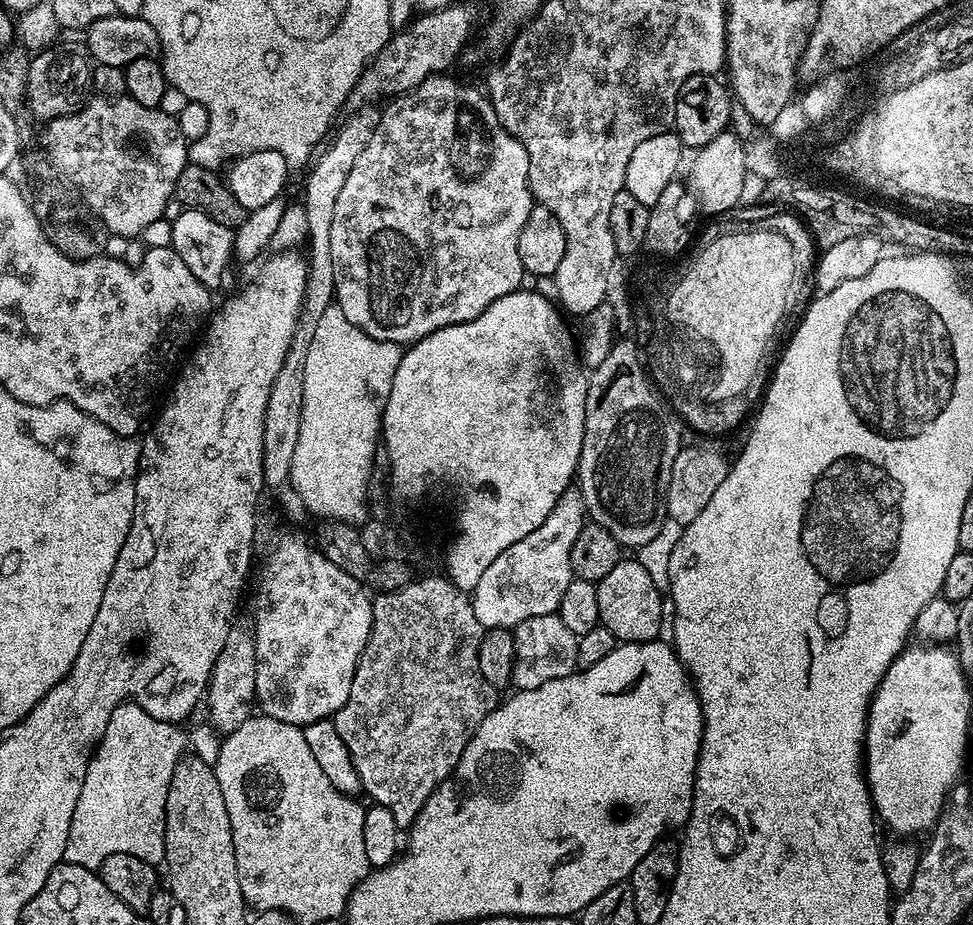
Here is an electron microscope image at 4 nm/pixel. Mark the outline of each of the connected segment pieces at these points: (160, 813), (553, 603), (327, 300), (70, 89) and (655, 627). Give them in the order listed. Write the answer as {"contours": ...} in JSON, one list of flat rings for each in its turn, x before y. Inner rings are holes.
{"contours":[[[131,702,119,704,110,714,106,734,88,763,78,806,74,806,63,863,96,870,110,854,134,854,147,864,164,864,166,794,174,766,188,744,180,728,179,723,154,718]],[[569,486,538,530,526,534,522,542,514,542,510,550,502,550,502,554,494,558,482,578,478,578,478,586,470,593,474,618,478,618,485,630,515,630,522,622,526,622,526,618,559,613,562,593,574,579,570,550,574,550,574,542,578,534,582,534,585,523,586,509,579,487]],[[367,107,358,112,351,113,348,122,333,135,333,142,321,151,322,156,313,166,305,184,304,197,302,203,306,210,308,225,308,272,306,294,303,298,303,306,300,308,298,325,295,327,294,336,300,336,299,324,308,324,312,332,308,332,308,347,314,340,315,329,318,320,325,314,326,309,335,301,336,287,334,286,334,262,330,258,330,233,331,223,334,222,335,203,338,202,338,195,343,189,343,183,350,174,350,169,354,166,355,159,366,150,367,143,370,142,374,128,380,121,381,111,377,107]],[[57,42,41,52,35,53,28,62,28,77,26,78,26,94,24,103,33,117,37,116,41,122,57,120,69,116,84,107,90,96,92,86,93,61,90,59,87,47,80,44,63,44]],[[635,558,620,559,614,566,614,570,610,570,610,574,606,574,606,578,602,578,596,584,596,589,598,590,598,614,601,625,606,630,610,630,610,634,614,634,617,641,641,644,647,640,655,640,661,635,660,627,664,624,664,608,666,612,665,601,664,604,660,601,662,589,654,586,650,574,646,574,646,570,642,570,642,566]]]}

